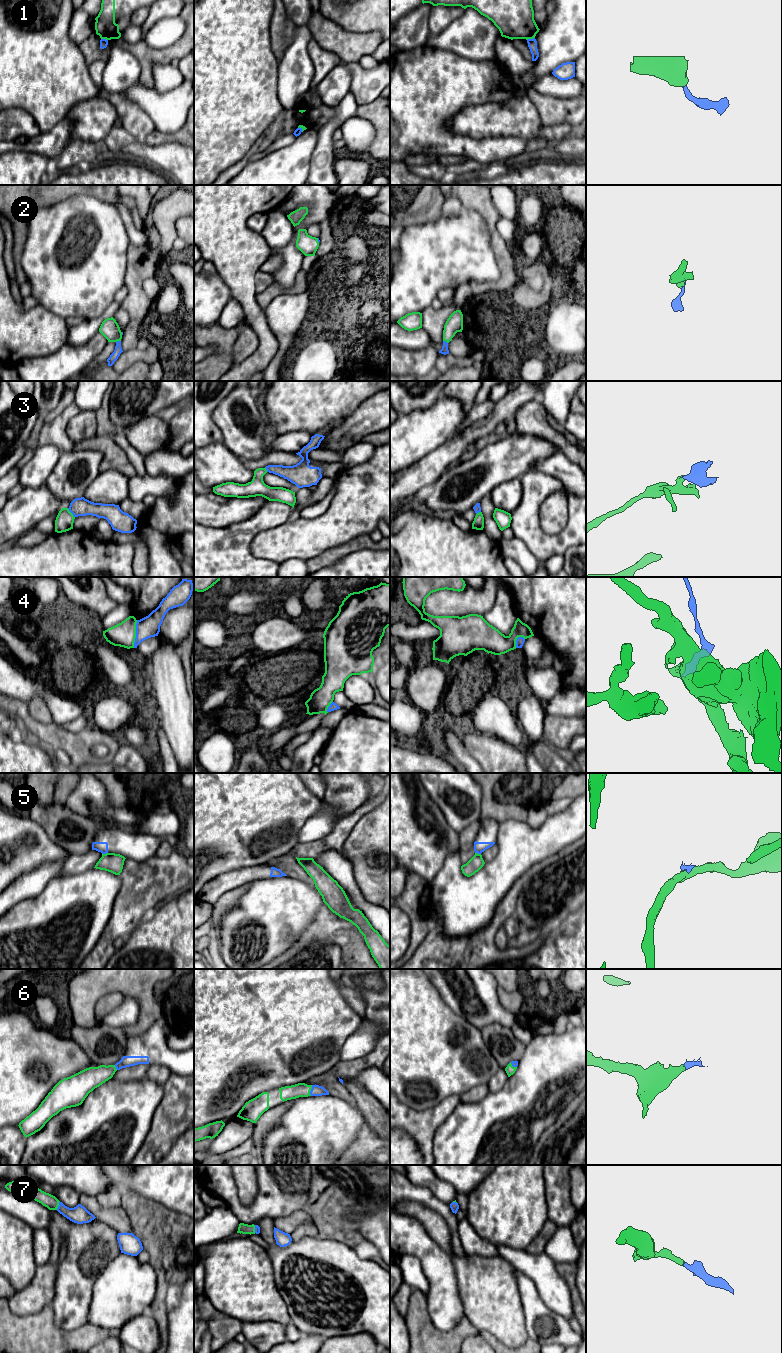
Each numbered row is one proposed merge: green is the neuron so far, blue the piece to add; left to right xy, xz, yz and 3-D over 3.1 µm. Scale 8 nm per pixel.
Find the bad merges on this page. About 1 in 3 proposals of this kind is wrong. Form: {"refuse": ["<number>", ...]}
{"refuse": ["1", "3", "4", "5"]}

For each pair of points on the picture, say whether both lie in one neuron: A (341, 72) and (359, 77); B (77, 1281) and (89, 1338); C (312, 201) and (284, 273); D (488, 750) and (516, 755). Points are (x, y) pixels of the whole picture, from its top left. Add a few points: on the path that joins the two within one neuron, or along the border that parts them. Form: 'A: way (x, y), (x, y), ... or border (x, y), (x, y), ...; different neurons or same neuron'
A: border (338, 64), (343, 64), (351, 73), (350, 92); different neurons
B: border (87, 1322), (73, 1329), (63, 1330); different neurons
C: way (308, 219), (296, 230), (291, 245), (291, 255); same neuron
D: way (495, 755), (509, 755); same neuron

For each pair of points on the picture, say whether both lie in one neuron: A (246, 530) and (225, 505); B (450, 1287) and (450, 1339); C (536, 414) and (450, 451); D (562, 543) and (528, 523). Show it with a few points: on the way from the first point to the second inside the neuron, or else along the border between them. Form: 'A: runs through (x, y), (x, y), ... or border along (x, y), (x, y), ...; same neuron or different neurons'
A: border along (259, 508), (248, 518), (226, 526), (216, 527); different neurons
B: border along (464, 1315), (447, 1331), (440, 1331), (430, 1319); different neurons
C: border along (530, 401), (523, 404), (516, 411), (513, 418); different neurons
D: runs through (554, 543), (548, 543), (536, 531); same neuron

